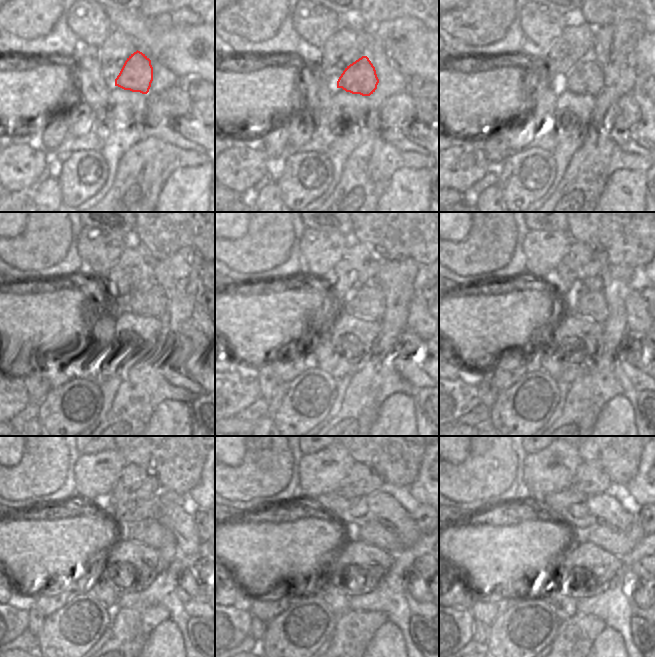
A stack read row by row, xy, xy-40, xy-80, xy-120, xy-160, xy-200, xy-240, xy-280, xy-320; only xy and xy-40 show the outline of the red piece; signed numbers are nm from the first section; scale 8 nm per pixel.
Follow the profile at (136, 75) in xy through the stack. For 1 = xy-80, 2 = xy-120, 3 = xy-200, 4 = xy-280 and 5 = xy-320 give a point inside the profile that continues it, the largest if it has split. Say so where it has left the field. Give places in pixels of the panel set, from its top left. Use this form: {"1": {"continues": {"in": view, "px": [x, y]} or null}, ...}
{"1": {"continues": {"in": "xy-80", "px": [585, 78]}}, "2": {"continues": {"in": "xy-120", "px": [140, 303]}}, "3": {"continues": {"in": "xy-200", "px": [583, 304]}}, "4": {"continues": {"in": "xy-280", "px": [374, 533]}}, "5": {"continues": {"in": "xy-320", "px": [618, 542]}}}

